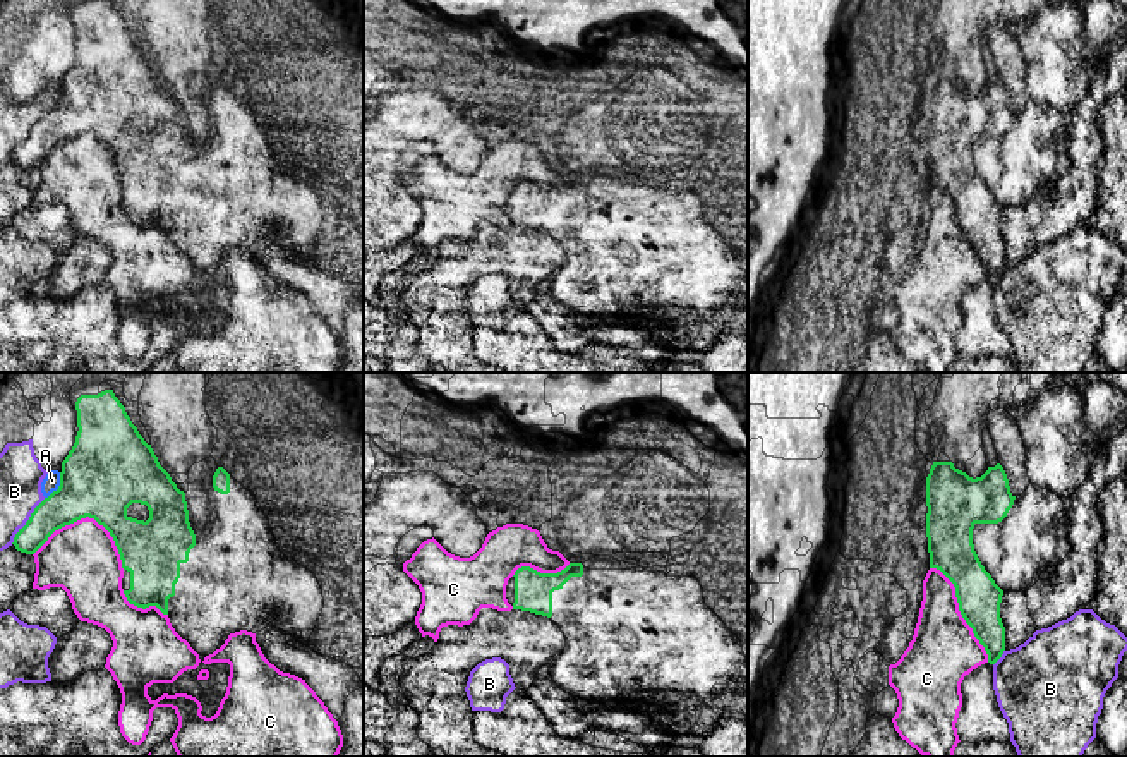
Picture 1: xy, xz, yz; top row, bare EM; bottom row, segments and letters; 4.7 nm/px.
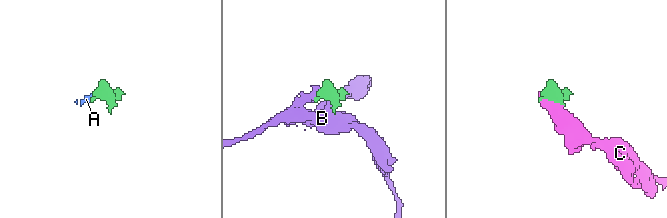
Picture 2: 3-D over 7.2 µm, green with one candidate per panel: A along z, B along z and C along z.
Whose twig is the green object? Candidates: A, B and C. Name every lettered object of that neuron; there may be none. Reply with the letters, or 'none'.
none

